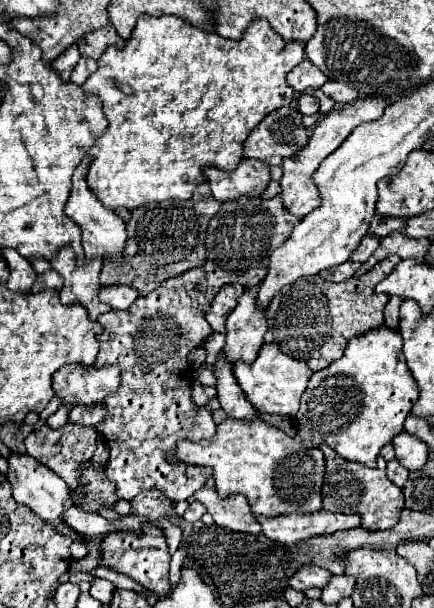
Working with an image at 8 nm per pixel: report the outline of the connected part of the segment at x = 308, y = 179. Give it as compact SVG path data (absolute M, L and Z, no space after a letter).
M366 98L366 100L354 100L350 104L344 104L342 108L334 108L330 114L326 114L314 128L312 128L312 136L308 140L308 144L294 156L294 158L286 158L286 162L282 162L282 180L280 180L280 198L286 206L286 210L298 218L304 218L310 210L314 210L320 204L320 194L312 182L312 174L314 170L318 170L320 162L330 156L350 134L356 126L360 126L362 122L370 122L370 120L378 120L384 114L384 108L388 106L388 102L384 98Z

